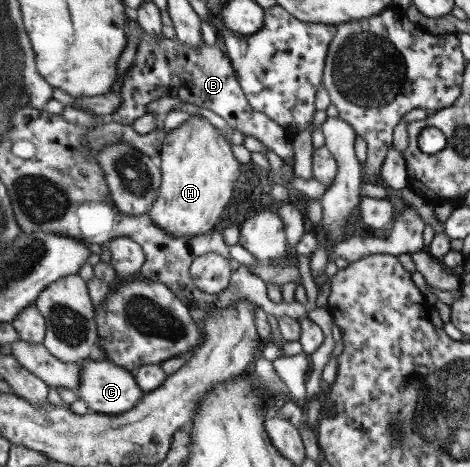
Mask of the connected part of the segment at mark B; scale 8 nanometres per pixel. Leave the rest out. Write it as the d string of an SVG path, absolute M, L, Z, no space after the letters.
M140 29L141 39L134 61L118 90L123 101L118 110L111 114L114 122L132 125L137 118L148 112L147 106L152 101L162 97L179 98L183 102L210 109L222 117L231 130L239 130L245 136L256 136L258 141L274 151L282 160L295 164L295 150L292 146L294 137L265 112L254 110L226 52L205 43L202 43L201 47L191 47L178 37L155 37Z

